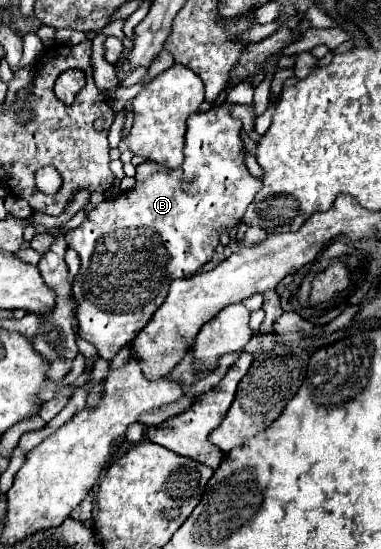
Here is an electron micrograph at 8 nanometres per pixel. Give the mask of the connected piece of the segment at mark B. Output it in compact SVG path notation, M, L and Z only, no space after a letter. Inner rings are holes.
M223 102L209 112L191 114L185 136L185 162L179 168L171 170L153 160L143 162L137 166L137 184L131 192L107 198L79 228L65 236L67 246L71 246L81 258L77 280L73 280L73 294L79 306L79 336L97 348L99 358L111 360L127 342L133 340L133 334L145 328L155 310L167 298L169 284L175 278L193 276L211 260L219 244L217 236L241 222L247 206L263 186L261 178L251 176L243 162L241 122L235 120L229 110L231 106Z

